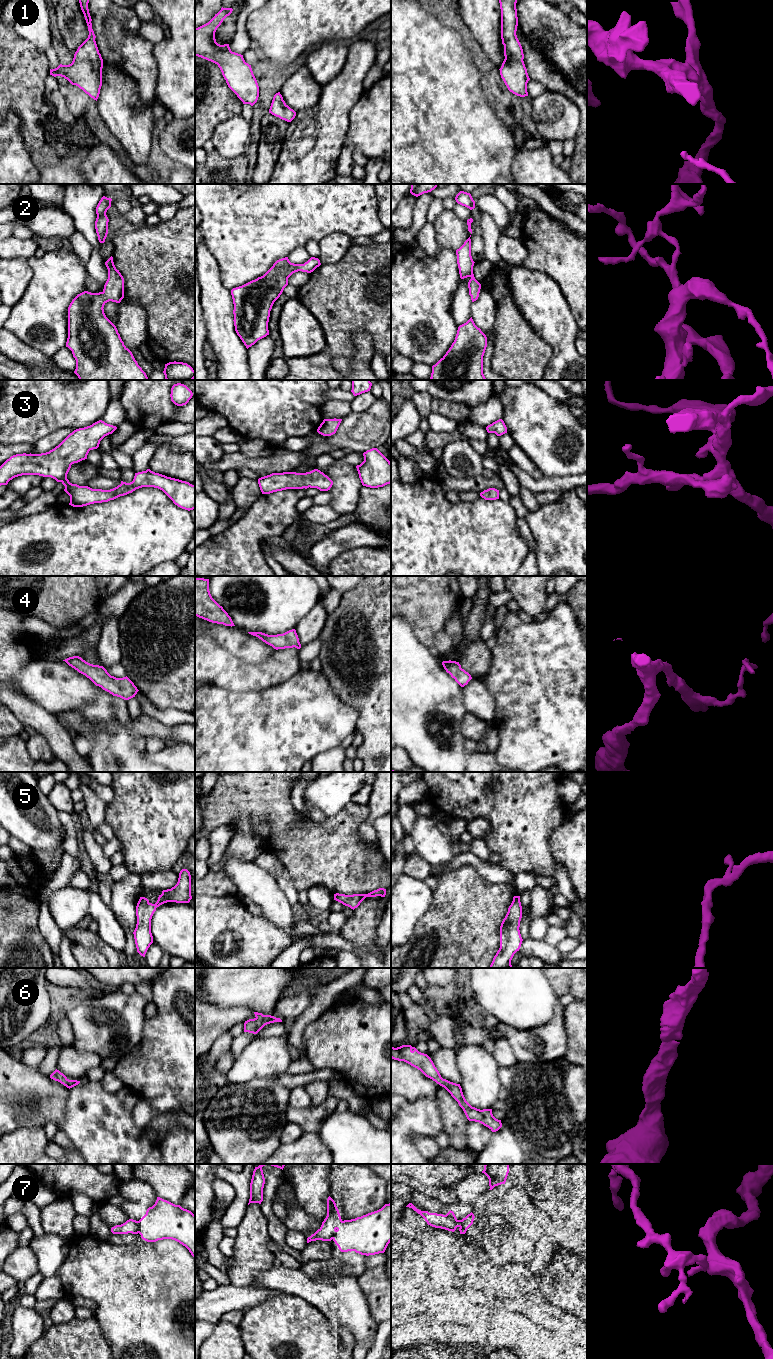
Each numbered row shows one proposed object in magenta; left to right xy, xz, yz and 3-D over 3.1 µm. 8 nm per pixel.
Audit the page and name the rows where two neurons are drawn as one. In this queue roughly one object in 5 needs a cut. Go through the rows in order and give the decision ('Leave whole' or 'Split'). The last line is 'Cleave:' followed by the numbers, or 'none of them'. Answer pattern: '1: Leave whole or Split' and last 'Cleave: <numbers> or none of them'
1: Leave whole
2: Leave whole
3: Leave whole
4: Leave whole
5: Leave whole
6: Leave whole
7: Split
Cleave: 7

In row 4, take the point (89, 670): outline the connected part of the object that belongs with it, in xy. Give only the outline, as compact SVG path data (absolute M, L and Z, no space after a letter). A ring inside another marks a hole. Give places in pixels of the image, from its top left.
M79 656L69 657L63 661L113 696L129 700L139 691L127 676L123 678L111 676L103 666L90 664Z

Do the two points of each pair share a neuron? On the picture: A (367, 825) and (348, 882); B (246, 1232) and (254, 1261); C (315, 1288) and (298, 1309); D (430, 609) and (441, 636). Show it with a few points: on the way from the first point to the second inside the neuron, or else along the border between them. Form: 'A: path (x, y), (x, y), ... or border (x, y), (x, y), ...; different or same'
A: border (367, 815), (359, 827), (359, 835), (378, 852); different
B: path (251, 1239), (251, 1254); same
C: border (285, 1293), (306, 1300), (324, 1315); different
D: border (443, 629), (435, 635), (433, 645); different

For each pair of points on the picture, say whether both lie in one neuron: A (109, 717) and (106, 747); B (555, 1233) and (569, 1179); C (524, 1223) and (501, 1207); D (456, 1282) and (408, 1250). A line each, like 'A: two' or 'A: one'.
A: one
B: one
C: one
D: one

